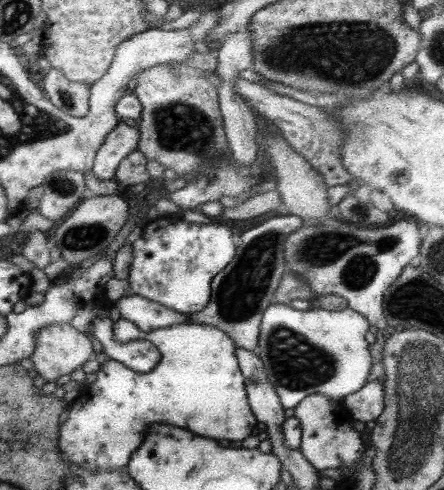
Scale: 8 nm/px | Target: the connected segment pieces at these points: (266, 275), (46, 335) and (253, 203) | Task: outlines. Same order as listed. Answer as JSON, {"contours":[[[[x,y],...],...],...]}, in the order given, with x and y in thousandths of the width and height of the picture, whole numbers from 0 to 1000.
{"contours":[[[[640,435],[543,473],[547,492],[529,504],[527,527],[477,569],[468,620],[444,639],[426,641],[426,653],[432,659],[482,665],[500,673],[532,706],[574,718],[592,637],[619,610],[622,590],[644,551],[637,520],[642,486],[680,461],[673,441]]],[[[117,661],[90,673],[81,686],[77,722],[68,735],[77,741],[77,753],[88,767],[86,780],[101,784],[128,776],[144,763],[158,763],[162,757],[182,753],[182,749],[214,727],[207,698],[200,690],[176,678],[171,669],[146,661]]],[[[619,386],[613,390],[581,394],[561,406],[545,408],[541,418],[525,424],[507,424],[495,449],[514,457],[532,449],[559,449],[599,437],[608,429],[637,427],[631,394]]]]}

